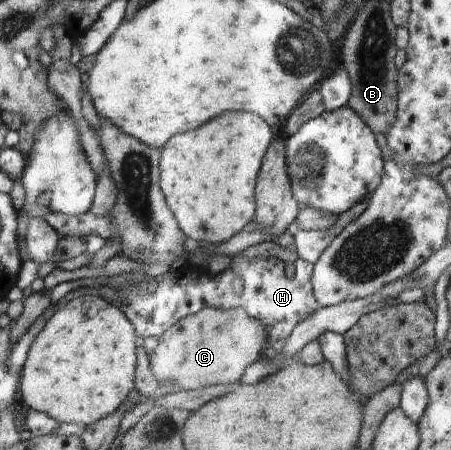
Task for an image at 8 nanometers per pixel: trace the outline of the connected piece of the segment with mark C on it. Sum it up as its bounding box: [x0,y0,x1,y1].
[148,306,267,390]

